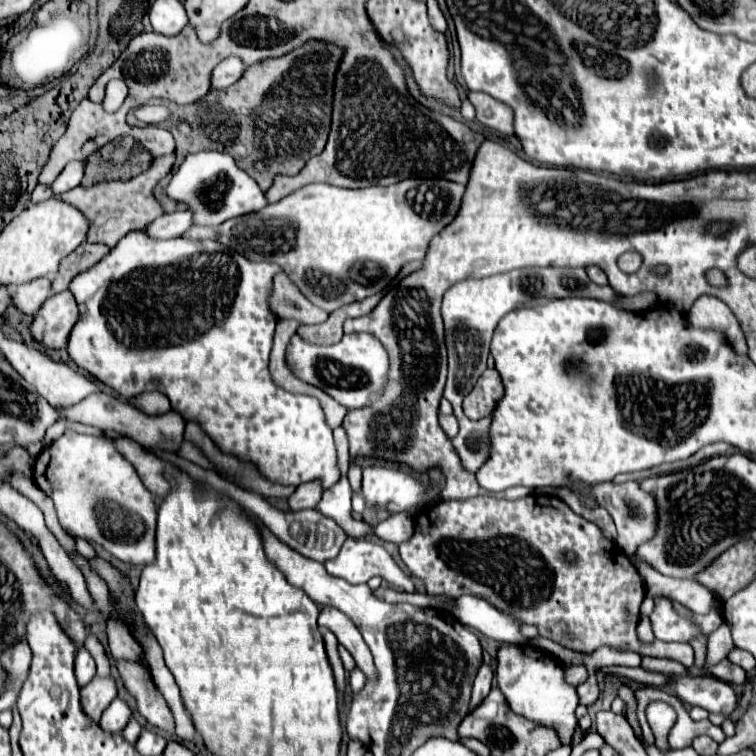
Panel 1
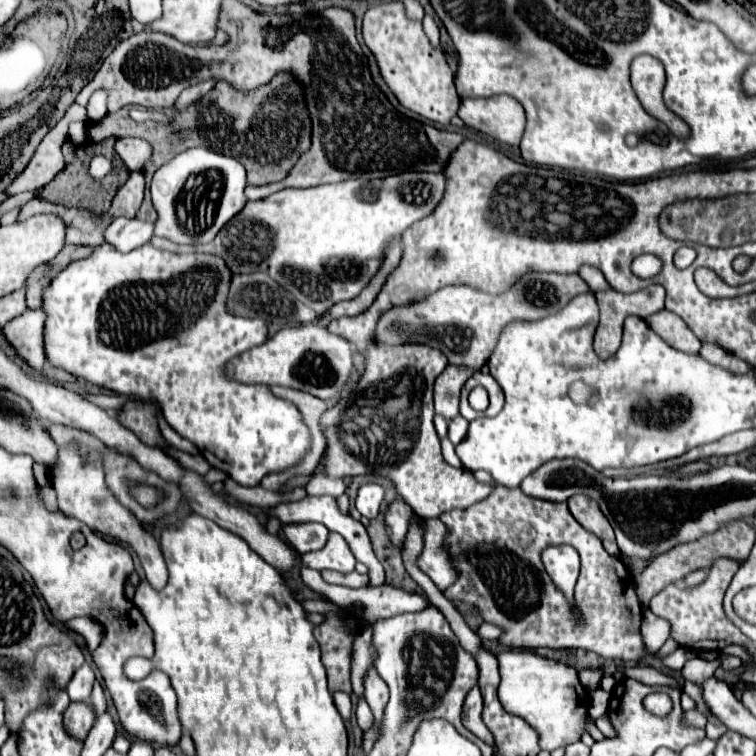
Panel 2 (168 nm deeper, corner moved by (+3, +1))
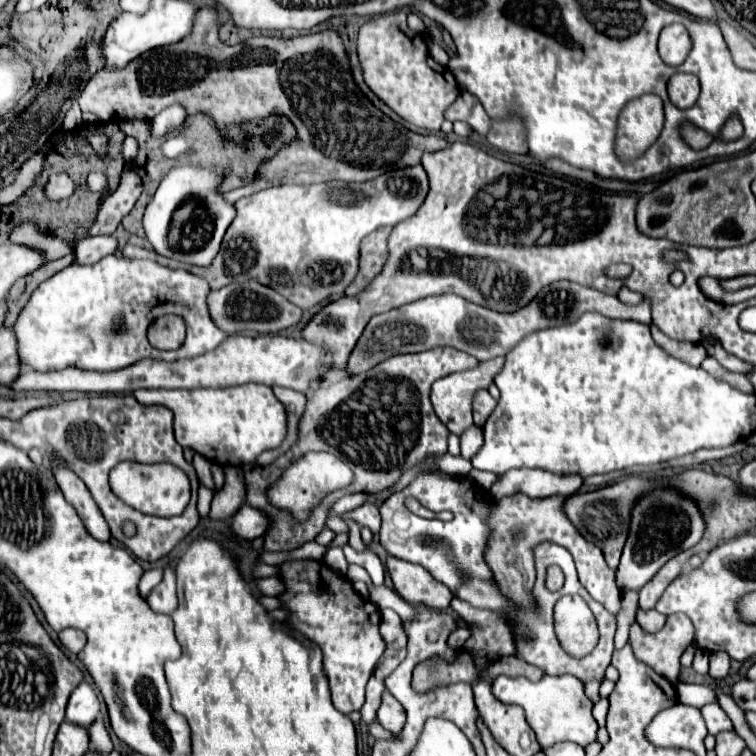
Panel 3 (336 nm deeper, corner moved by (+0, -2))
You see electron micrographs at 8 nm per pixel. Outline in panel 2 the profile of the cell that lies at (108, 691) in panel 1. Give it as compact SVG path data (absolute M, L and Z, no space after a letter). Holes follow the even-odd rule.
M74 701L74 703L70 703L70 707L64 713L66 729L82 741L86 739L94 719L96 719L96 713L88 701Z

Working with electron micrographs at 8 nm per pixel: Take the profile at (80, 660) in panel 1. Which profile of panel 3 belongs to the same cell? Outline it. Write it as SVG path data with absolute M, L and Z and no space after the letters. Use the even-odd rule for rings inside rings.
M81 682L69 698L65 720L73 722L75 726L89 728L89 724L93 724L97 714L99 714L97 694L93 692L93 688L87 682Z

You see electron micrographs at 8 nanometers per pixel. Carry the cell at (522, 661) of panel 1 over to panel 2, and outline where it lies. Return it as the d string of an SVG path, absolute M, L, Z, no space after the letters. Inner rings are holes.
M504 649L496 657L502 679L498 687L500 703L508 713L522 717L538 731L542 749L554 751L558 747L566 747L578 741L584 731L588 731L596 742L605 738L597 727L586 723L588 691L582 687L574 667L562 661L540 657L530 649Z

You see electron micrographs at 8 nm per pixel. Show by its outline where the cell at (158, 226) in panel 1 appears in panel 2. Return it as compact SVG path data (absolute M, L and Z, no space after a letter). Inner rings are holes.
M118 217L106 229L106 241L112 243L118 251L132 251L148 243L154 235L154 223L142 219Z

